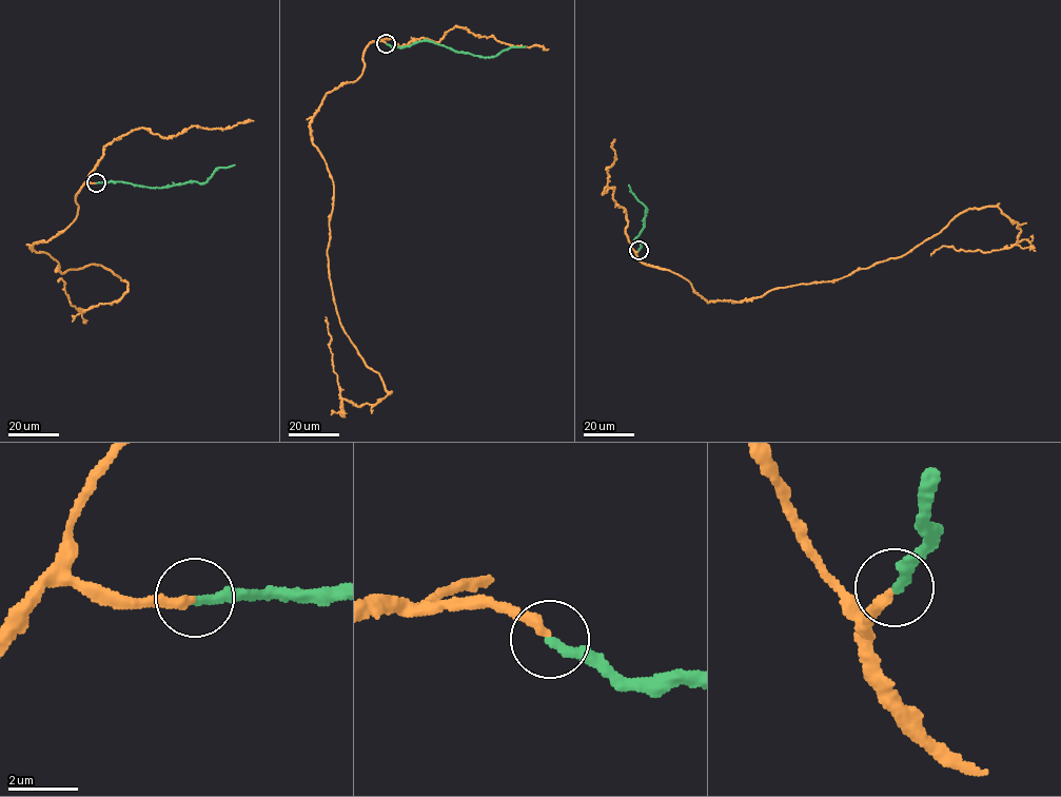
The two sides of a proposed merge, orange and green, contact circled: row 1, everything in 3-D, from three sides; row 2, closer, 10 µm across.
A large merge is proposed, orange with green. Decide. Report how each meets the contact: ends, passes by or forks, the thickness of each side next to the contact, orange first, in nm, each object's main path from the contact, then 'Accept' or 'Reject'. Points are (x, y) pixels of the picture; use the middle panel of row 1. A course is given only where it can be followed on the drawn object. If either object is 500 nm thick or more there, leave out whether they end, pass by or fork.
At the ring orange ends. At the ring green ends. Thickness 280 nm (orange) against 280 nm. Course of orange: (386, 43), (310, 123), (333, 185), (336, 310), (391, 392), (342, 399), (325, 316). Course of green: (386, 43), (407, 46), (431, 41), (458, 52), (493, 57), (511, 47), (526, 46). Accept

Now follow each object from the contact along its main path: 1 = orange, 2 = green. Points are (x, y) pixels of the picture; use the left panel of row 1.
1: (96, 183), (80, 190), (69, 226), (30, 246), (61, 273), (99, 265), (128, 290), (79, 311), (58, 282)
2: (96, 182), (117, 181), (161, 188), (204, 182), (218, 168), (235, 164)

